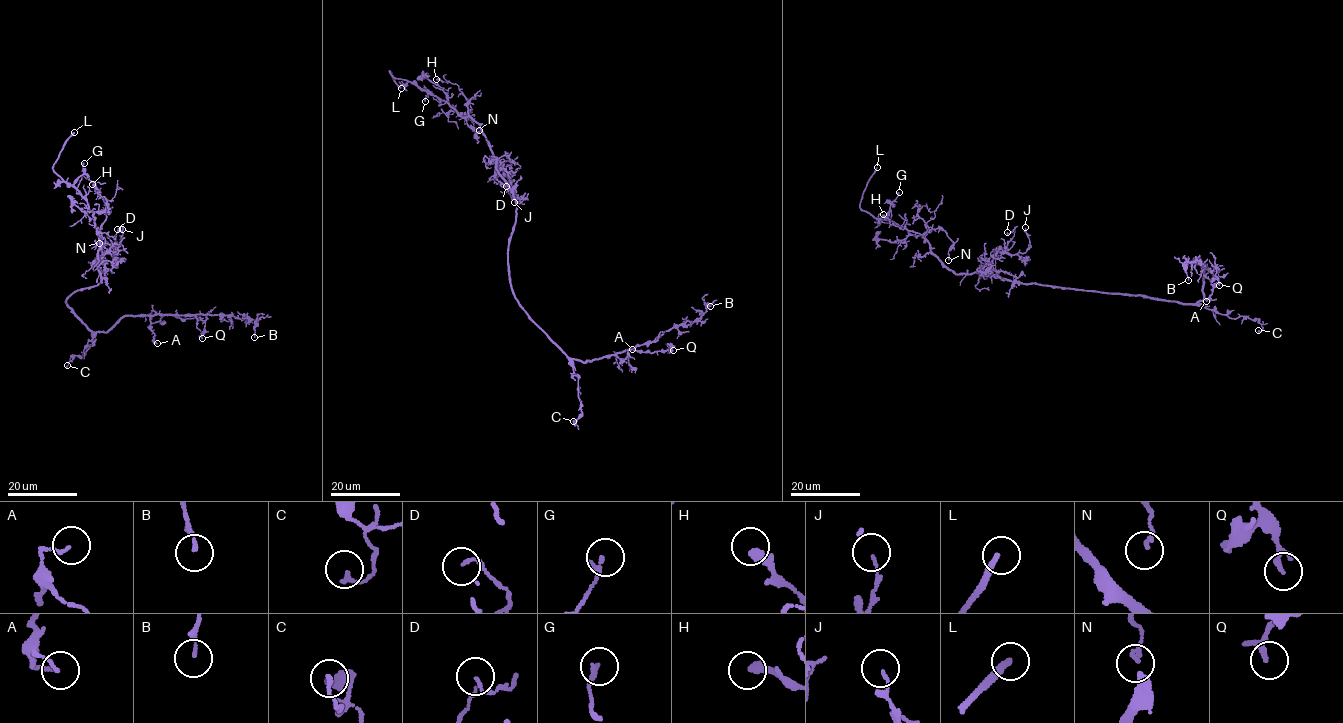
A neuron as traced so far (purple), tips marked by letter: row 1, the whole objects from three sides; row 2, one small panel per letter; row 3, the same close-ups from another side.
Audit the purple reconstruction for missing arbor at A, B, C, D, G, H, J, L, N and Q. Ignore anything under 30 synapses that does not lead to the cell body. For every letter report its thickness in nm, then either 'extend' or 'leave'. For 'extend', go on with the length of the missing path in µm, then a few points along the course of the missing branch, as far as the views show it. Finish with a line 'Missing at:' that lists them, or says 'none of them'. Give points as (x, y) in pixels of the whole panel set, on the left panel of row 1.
A: 110 nm thick; leave
B: 130 nm thick; leave
C: 160 nm thick; leave
D: 110 nm thick; leave
G: 180 nm thick; leave
H: 360 nm thick; leave
J: 90 nm thick; leave
L: 240 nm thick; extend; about 30 µm are missing; missing branch runs (74, 132), (89, 118), (101, 91), (137, 63)
N: 160 nm thick; leave
Q: 140 nm thick; leave
Missing at: L

